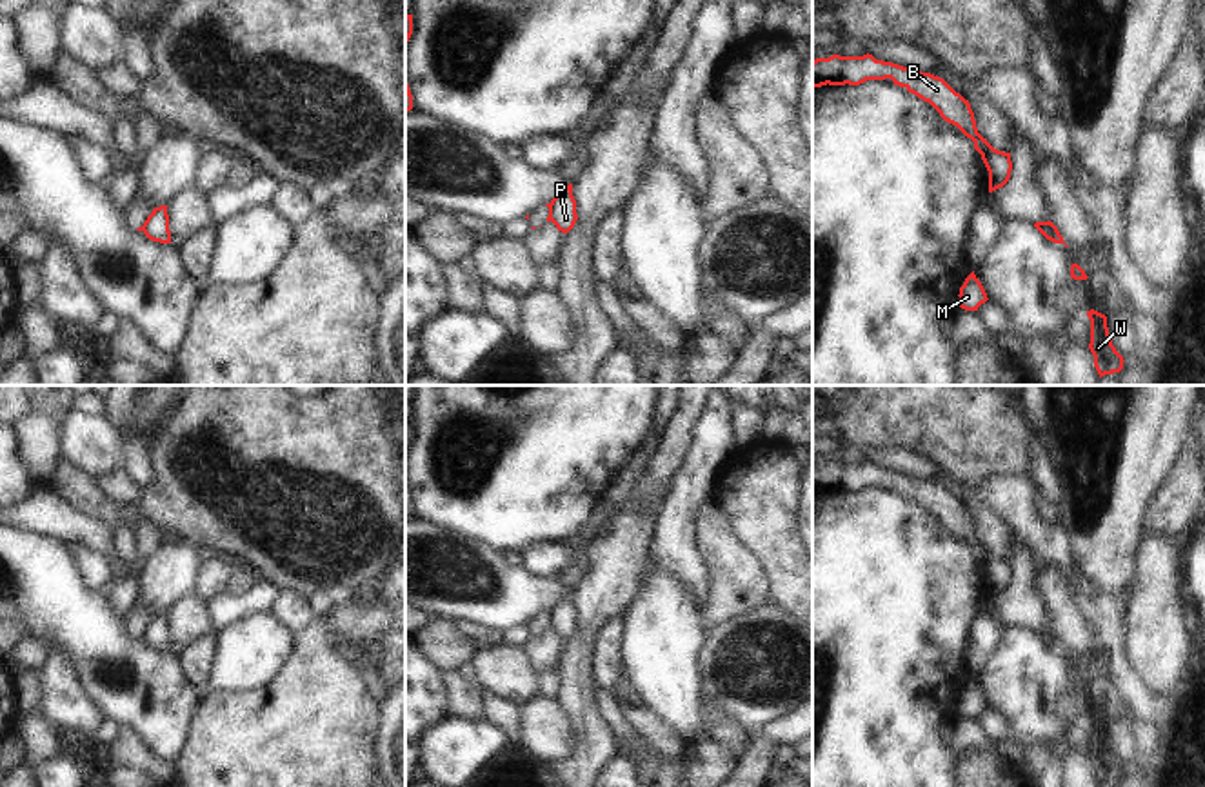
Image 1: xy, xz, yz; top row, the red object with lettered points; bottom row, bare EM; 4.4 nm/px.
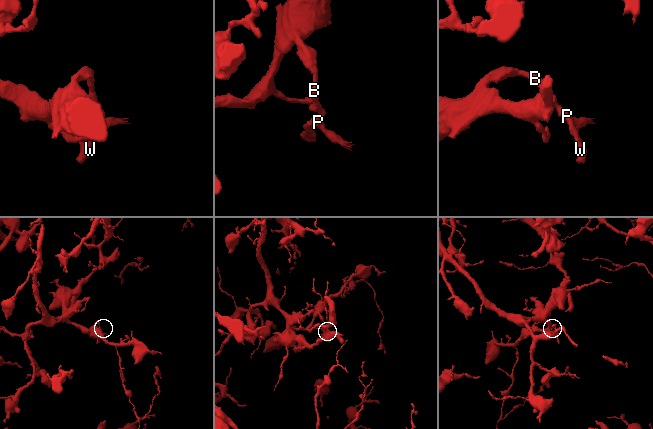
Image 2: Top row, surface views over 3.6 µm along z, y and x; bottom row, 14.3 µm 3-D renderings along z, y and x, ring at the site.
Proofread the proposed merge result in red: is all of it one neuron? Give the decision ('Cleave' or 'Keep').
Cleave.

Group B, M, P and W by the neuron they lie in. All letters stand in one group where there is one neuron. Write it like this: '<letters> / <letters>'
B M P / W

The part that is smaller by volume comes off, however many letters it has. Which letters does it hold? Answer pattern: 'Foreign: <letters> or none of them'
Foreign: W

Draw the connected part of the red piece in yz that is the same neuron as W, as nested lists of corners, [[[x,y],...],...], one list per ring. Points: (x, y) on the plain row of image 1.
[[[1090,716],[1087,718],[1090,727],[1090,751],[1089,756],[1094,763],[1094,774],[1101,783],[1120,780],[1123,776],[1123,763],[1112,752],[1112,745],[1107,734],[1107,723]]]

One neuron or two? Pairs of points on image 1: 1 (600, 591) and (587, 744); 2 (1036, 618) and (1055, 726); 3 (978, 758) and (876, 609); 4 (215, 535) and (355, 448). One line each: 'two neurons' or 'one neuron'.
1: one neuron
2: two neurons
3: two neurons
4: one neuron

